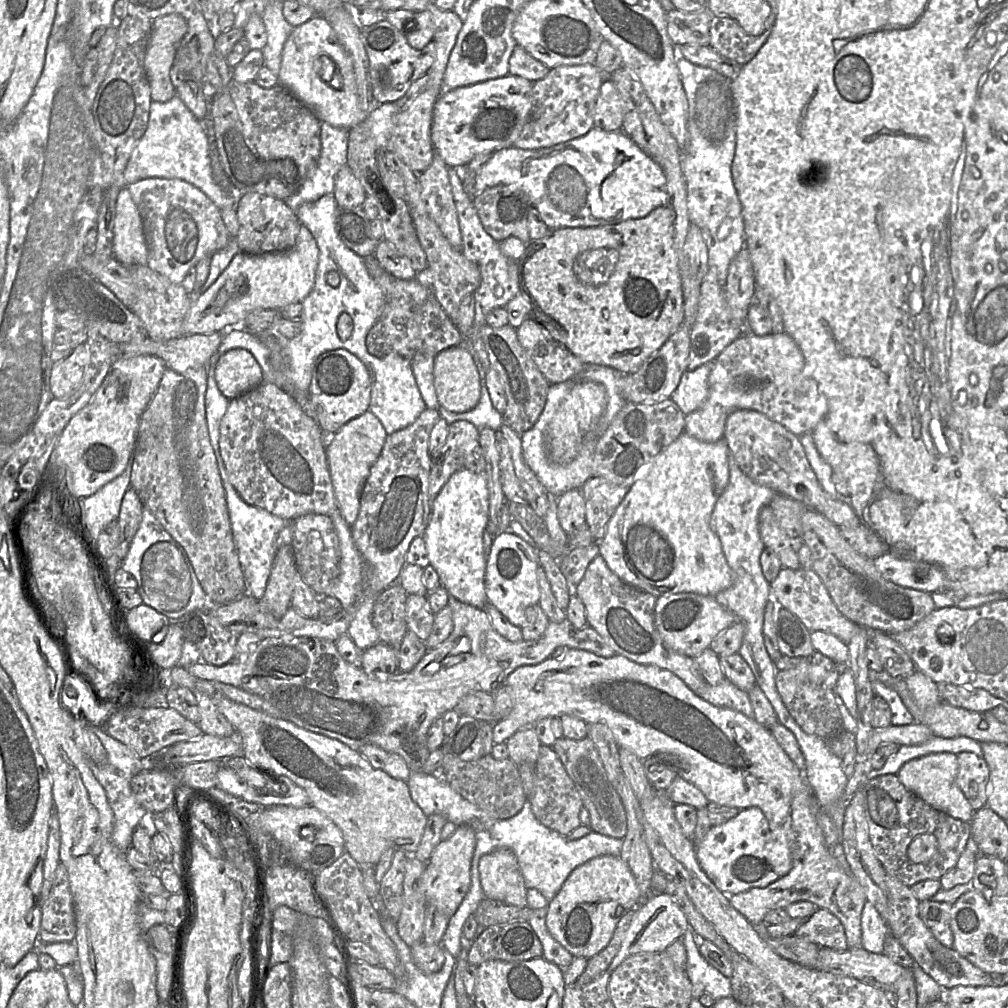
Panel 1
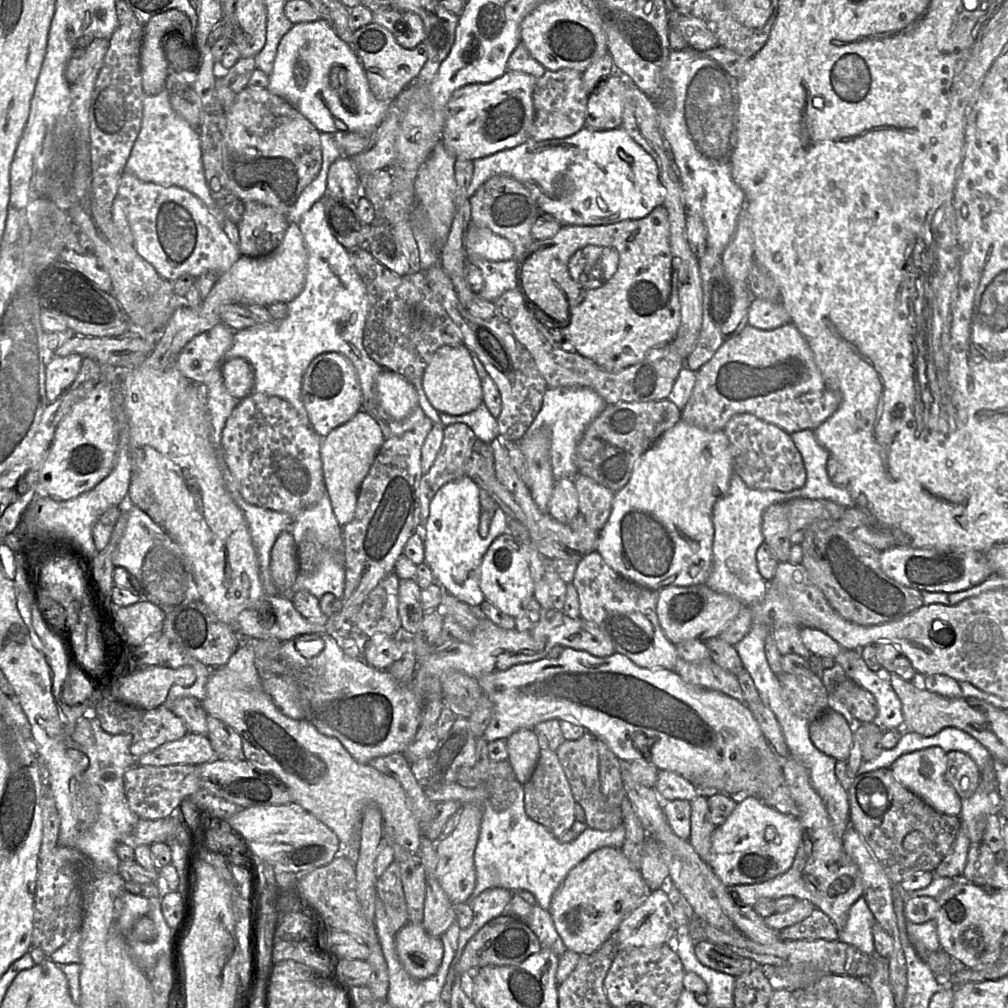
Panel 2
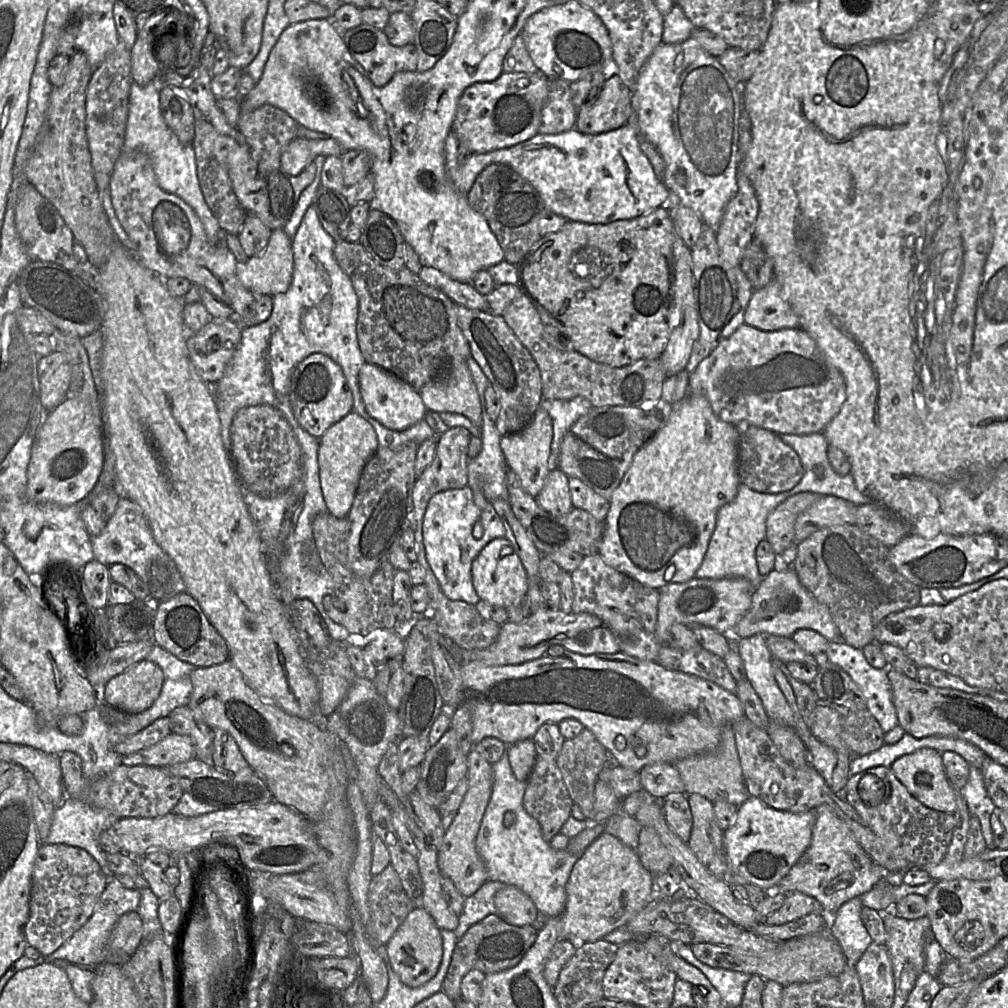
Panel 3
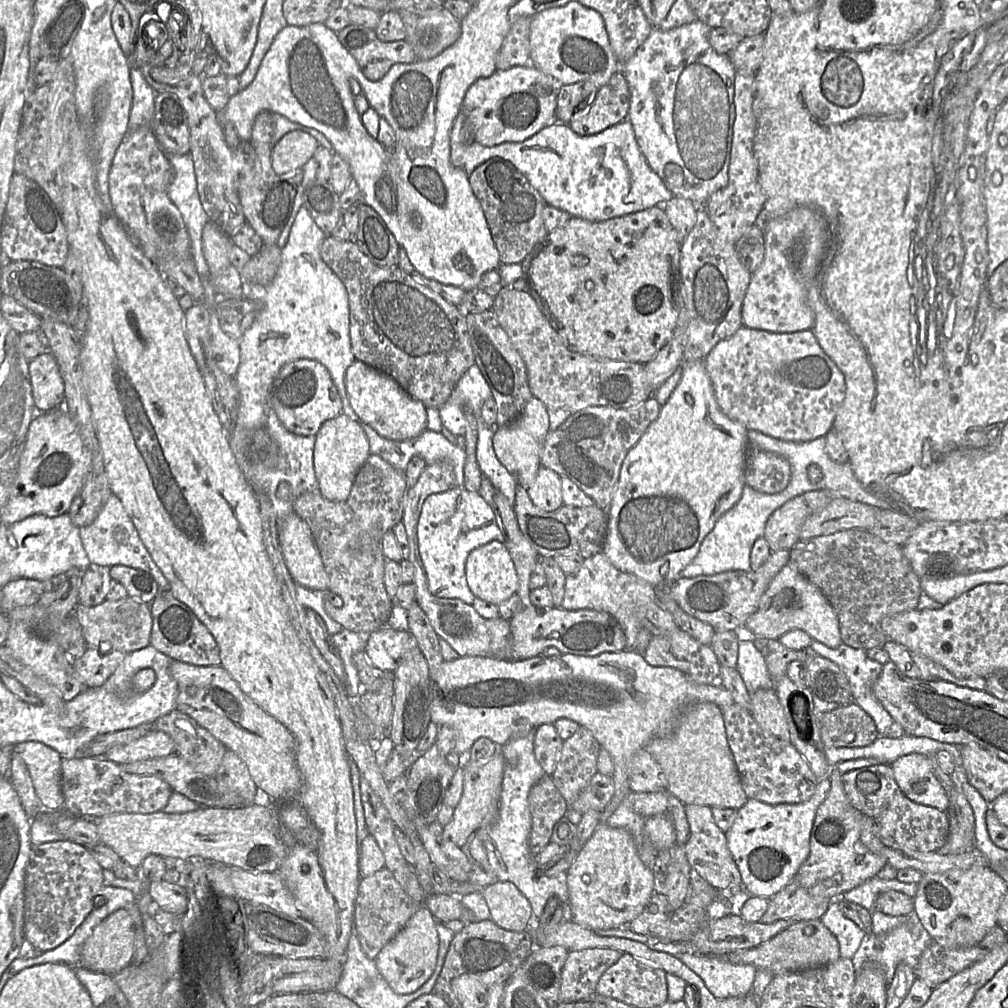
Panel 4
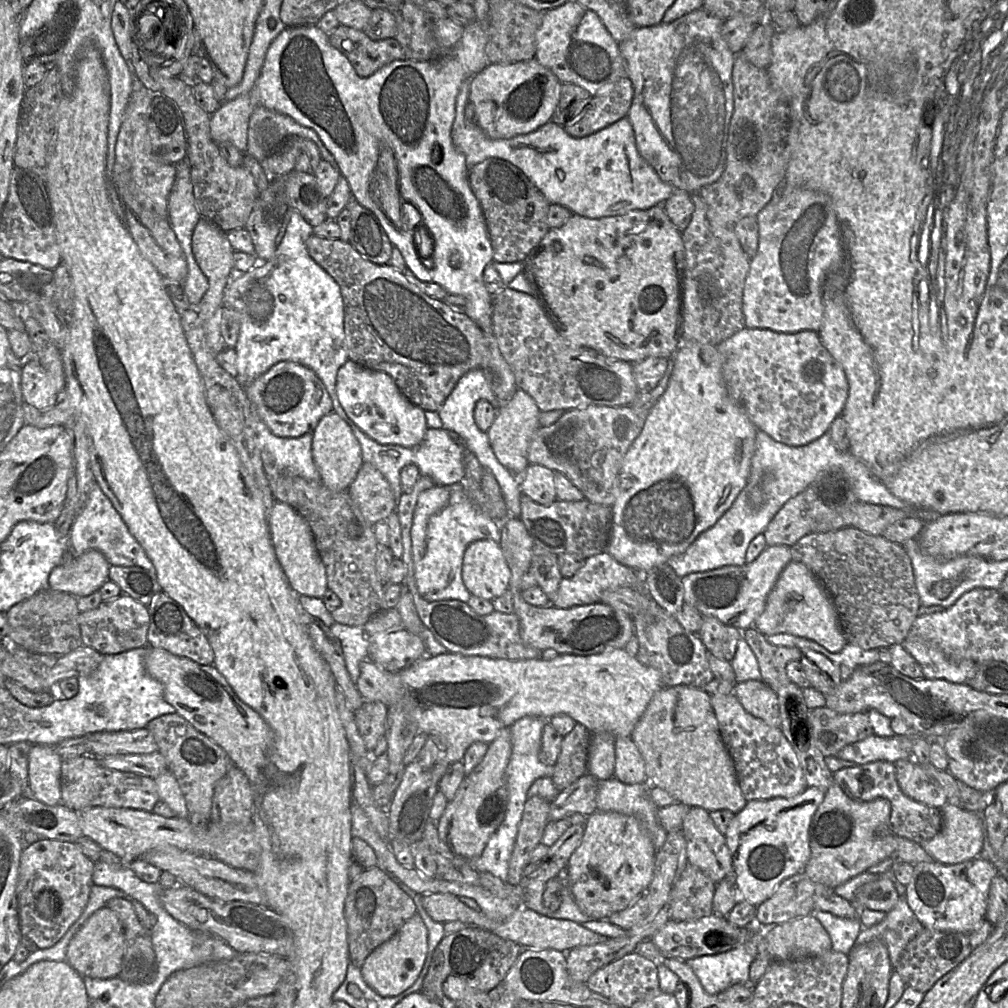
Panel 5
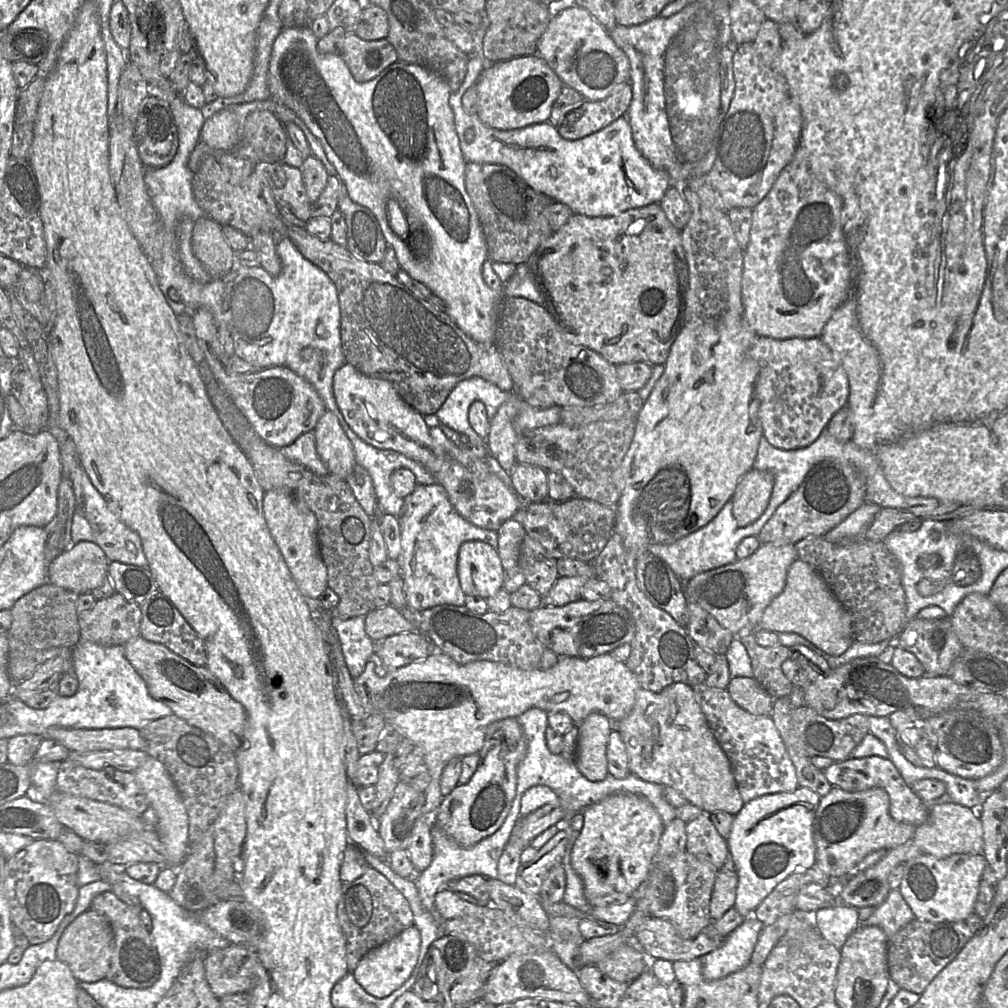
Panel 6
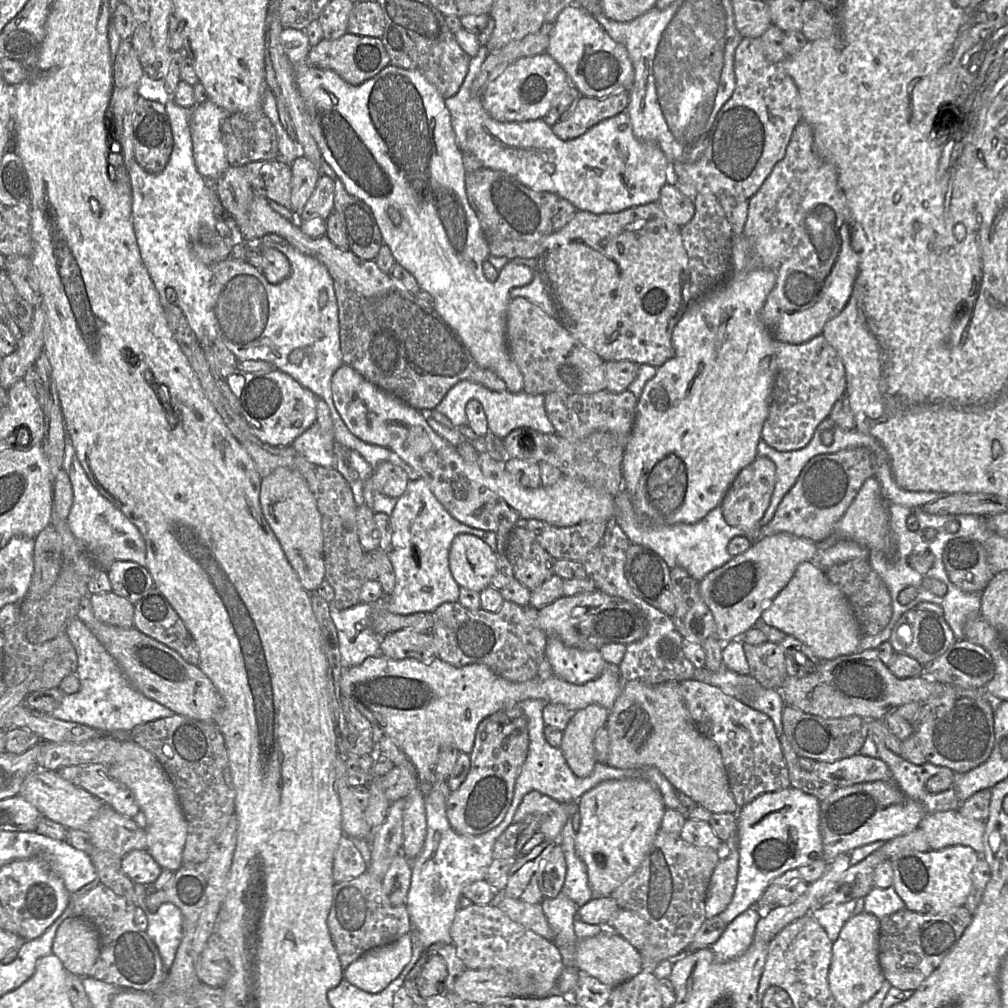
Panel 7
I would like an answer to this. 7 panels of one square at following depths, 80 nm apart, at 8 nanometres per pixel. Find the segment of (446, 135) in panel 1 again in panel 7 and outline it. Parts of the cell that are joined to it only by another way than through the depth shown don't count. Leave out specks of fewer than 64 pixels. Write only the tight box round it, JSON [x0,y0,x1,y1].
[482,52,570,122]

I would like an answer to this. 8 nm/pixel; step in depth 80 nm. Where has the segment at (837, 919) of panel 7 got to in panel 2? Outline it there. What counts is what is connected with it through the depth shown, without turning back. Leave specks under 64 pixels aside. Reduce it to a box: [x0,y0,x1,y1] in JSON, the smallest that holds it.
[838,897,875,954]

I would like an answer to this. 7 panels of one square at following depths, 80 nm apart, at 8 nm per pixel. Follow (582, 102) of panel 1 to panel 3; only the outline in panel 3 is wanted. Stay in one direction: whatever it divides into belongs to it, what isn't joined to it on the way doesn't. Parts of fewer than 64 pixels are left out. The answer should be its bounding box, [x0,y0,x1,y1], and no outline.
[538,79,577,135]

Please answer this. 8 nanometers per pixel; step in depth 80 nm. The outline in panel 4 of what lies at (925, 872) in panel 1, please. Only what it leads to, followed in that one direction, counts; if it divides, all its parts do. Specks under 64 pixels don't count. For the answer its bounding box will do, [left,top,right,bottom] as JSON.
[841,764,950,852]

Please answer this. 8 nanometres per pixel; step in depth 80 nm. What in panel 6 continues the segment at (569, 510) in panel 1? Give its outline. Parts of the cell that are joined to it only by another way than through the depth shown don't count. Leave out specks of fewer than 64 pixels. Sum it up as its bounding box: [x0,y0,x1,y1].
[510,463,549,503]

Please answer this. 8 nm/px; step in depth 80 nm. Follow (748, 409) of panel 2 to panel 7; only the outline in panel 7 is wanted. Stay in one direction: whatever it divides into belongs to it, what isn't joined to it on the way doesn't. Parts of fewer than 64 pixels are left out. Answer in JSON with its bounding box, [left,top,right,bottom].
[761,334,845,451]

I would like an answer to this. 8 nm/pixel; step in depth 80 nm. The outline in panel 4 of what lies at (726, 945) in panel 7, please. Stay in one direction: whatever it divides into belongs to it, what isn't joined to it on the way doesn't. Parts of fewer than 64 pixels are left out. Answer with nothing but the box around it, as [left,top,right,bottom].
[679,952,757,998]

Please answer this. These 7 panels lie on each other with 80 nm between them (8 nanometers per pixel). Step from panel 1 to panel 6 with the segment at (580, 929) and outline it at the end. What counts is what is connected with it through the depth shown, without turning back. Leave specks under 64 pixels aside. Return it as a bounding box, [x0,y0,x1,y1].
[571,793,664,907]

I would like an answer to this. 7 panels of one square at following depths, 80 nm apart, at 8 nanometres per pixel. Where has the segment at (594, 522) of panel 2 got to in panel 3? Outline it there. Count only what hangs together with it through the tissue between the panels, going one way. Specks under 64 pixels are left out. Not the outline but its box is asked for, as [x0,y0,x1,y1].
[569,477,610,521]

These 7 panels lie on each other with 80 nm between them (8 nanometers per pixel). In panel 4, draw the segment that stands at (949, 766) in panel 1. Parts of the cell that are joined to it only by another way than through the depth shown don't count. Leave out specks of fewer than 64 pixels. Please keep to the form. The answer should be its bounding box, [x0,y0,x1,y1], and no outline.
[890,753,949,813]

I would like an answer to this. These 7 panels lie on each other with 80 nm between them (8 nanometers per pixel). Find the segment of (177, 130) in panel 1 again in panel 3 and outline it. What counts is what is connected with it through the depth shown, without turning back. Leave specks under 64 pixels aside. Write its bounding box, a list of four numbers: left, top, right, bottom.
[124,81,223,240]

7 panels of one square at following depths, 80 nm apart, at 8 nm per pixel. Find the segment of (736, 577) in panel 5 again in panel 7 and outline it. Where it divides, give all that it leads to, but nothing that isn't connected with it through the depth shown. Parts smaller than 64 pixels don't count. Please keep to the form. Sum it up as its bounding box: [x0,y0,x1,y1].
[699,533,816,644]

